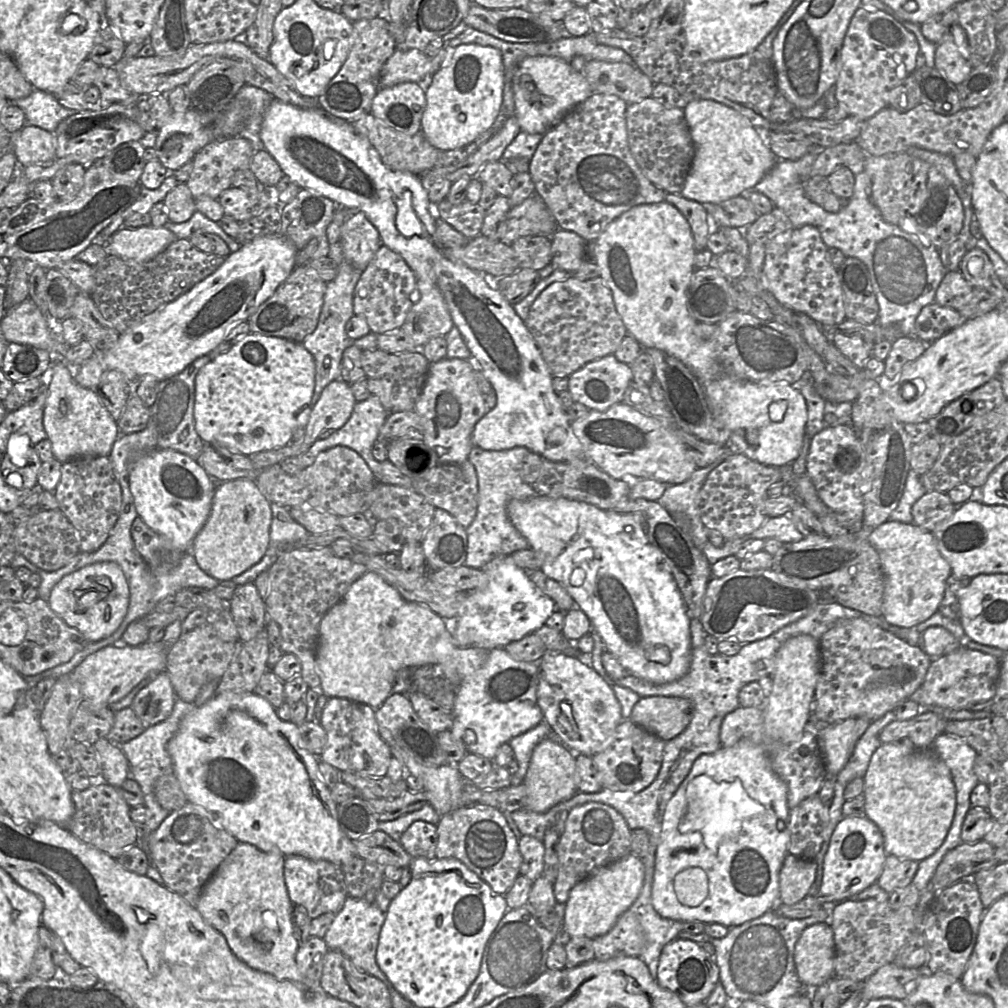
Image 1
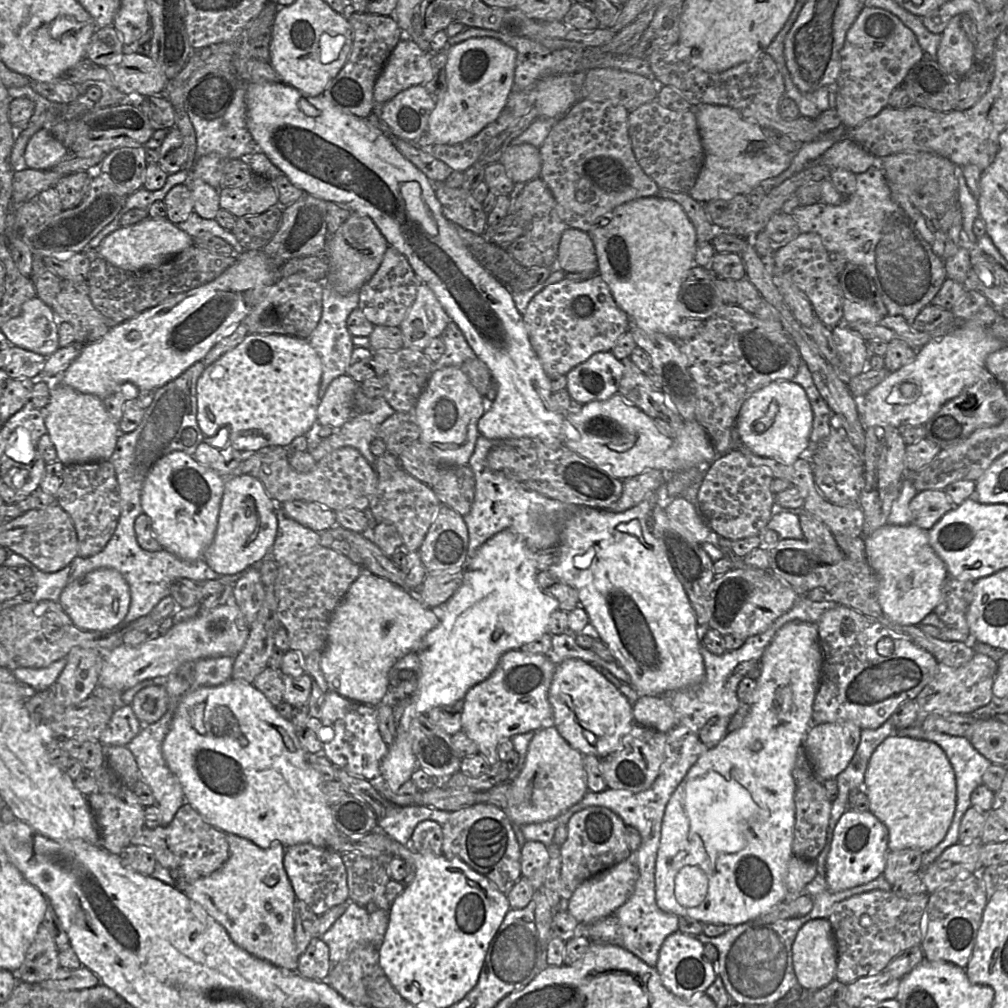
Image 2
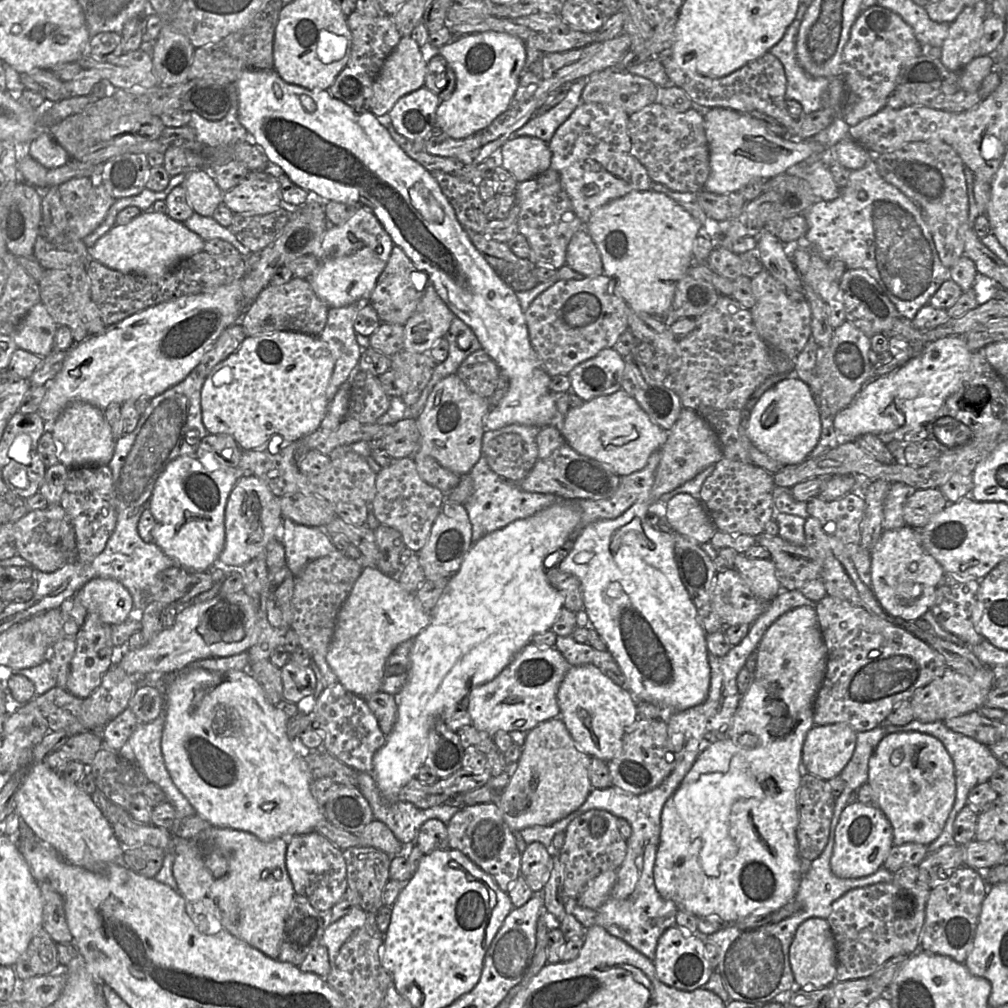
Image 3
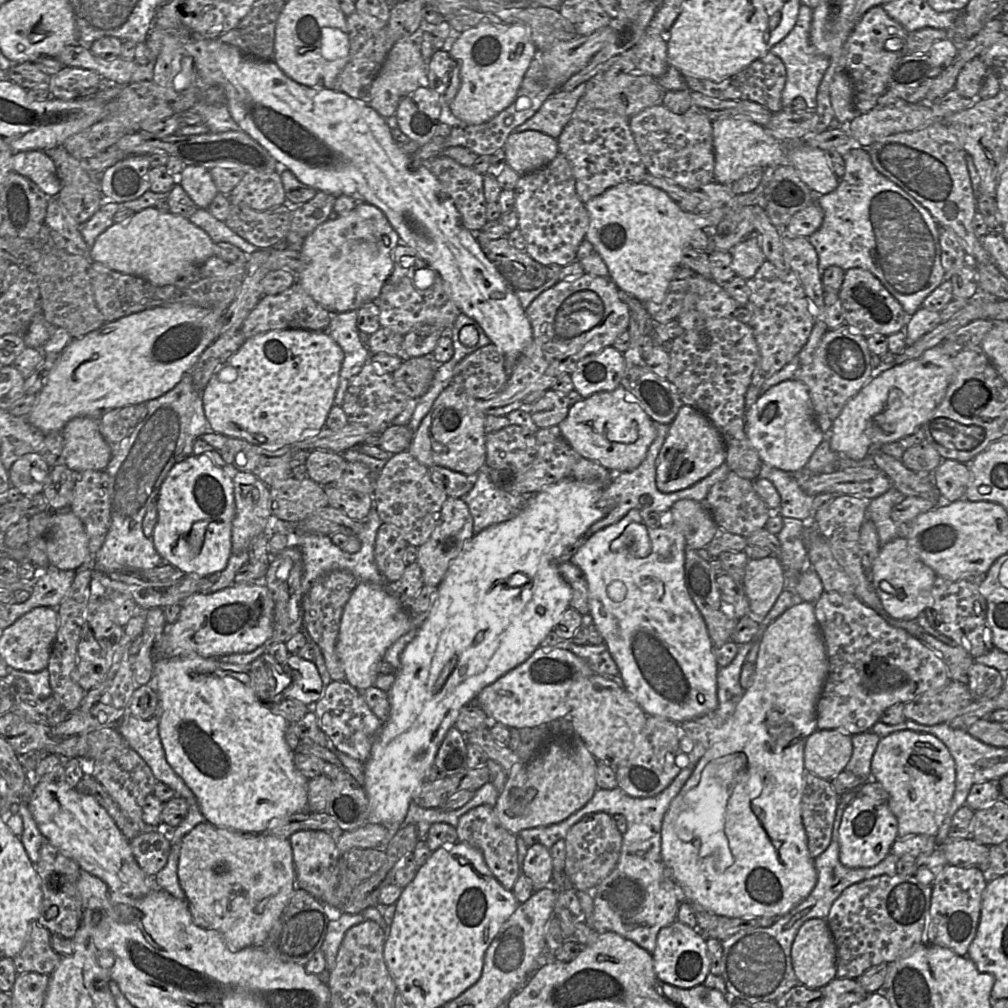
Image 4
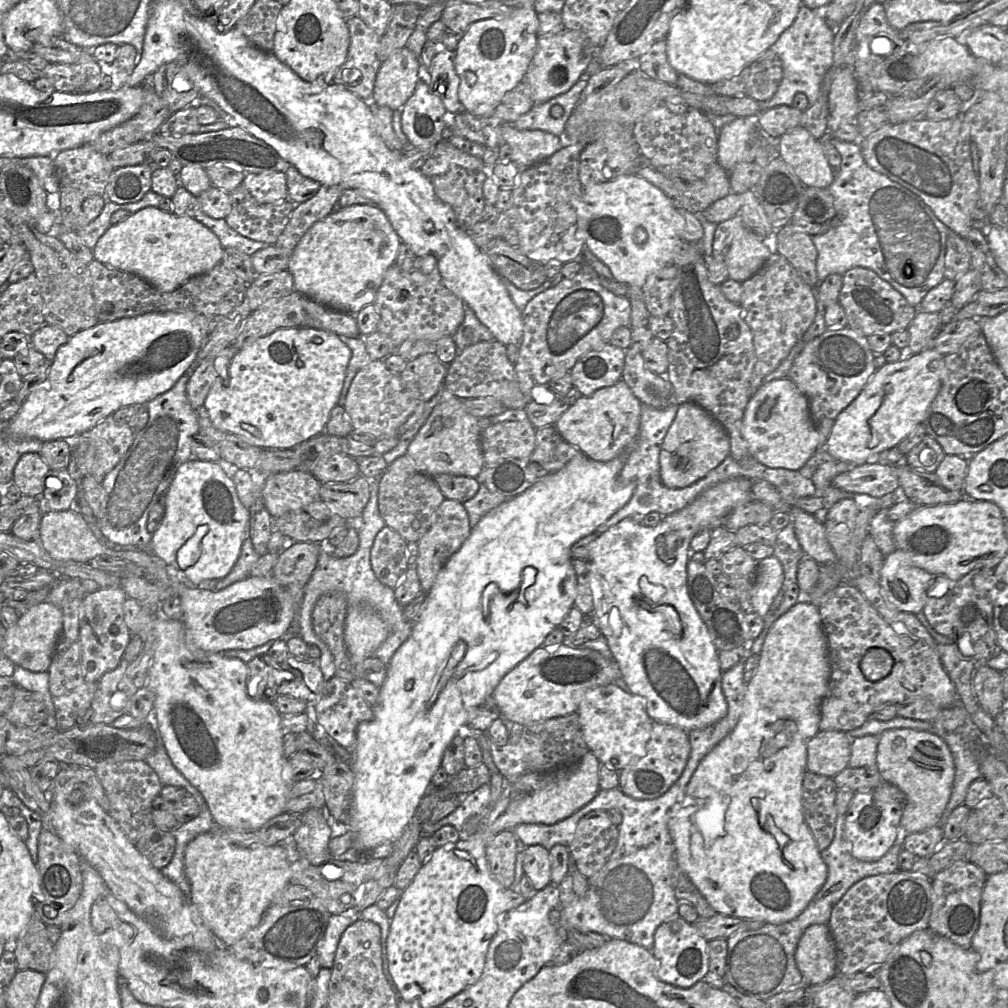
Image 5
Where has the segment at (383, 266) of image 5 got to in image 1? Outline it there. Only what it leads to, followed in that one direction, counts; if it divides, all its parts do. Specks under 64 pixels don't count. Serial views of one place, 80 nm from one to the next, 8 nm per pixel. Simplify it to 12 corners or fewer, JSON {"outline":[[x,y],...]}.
{"outline":[[362,211],[344,223],[345,258],[362,270],[382,246]]}

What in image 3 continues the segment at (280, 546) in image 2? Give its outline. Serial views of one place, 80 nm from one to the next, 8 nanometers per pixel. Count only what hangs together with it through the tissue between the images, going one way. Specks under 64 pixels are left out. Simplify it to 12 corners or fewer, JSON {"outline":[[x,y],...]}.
{"outline":[[283,518],[286,566],[295,577],[338,551],[321,528]]}

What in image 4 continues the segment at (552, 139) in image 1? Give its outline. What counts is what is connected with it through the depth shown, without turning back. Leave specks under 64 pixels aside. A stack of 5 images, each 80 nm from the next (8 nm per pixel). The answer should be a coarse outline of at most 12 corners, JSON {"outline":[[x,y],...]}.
{"outline":[[595,109],[557,138],[583,203],[647,173],[629,119]]}

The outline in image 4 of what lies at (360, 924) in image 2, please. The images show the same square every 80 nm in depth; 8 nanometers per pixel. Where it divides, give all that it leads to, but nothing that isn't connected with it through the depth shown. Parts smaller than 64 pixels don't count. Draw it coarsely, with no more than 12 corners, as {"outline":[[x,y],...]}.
{"outline":[[330,911],[321,951],[326,972],[336,965],[346,931],[365,919],[361,913]]}

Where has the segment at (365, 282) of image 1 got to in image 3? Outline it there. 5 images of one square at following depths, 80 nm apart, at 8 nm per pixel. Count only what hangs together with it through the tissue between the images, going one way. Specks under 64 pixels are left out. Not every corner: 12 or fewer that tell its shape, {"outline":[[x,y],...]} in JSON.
{"outline":[[394,245],[368,299],[381,323],[390,312],[421,300],[415,267]]}

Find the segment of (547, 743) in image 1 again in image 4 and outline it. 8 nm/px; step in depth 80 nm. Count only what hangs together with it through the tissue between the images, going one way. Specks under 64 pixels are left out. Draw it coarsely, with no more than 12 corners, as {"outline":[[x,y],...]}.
{"outline":[[562,738],[507,774],[506,830],[560,823],[598,789],[598,760]]}

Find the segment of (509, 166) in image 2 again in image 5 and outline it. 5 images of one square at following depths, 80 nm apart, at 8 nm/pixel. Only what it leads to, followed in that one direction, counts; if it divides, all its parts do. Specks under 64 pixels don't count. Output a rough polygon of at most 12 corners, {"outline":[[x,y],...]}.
{"outline":[[517,130],[501,133],[511,161],[521,169],[544,161],[562,148],[558,136]]}

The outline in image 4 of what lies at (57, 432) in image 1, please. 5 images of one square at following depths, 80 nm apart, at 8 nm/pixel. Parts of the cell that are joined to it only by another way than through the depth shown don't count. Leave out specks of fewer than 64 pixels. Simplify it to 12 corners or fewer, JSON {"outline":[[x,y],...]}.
{"outline":[[76,417],[61,434],[71,471],[106,469],[99,419]]}

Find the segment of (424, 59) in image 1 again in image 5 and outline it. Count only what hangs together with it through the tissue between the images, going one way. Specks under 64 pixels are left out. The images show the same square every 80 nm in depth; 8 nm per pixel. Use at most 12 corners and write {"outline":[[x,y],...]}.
{"outline":[[407,47],[381,64],[371,101],[402,109],[419,82]]}

